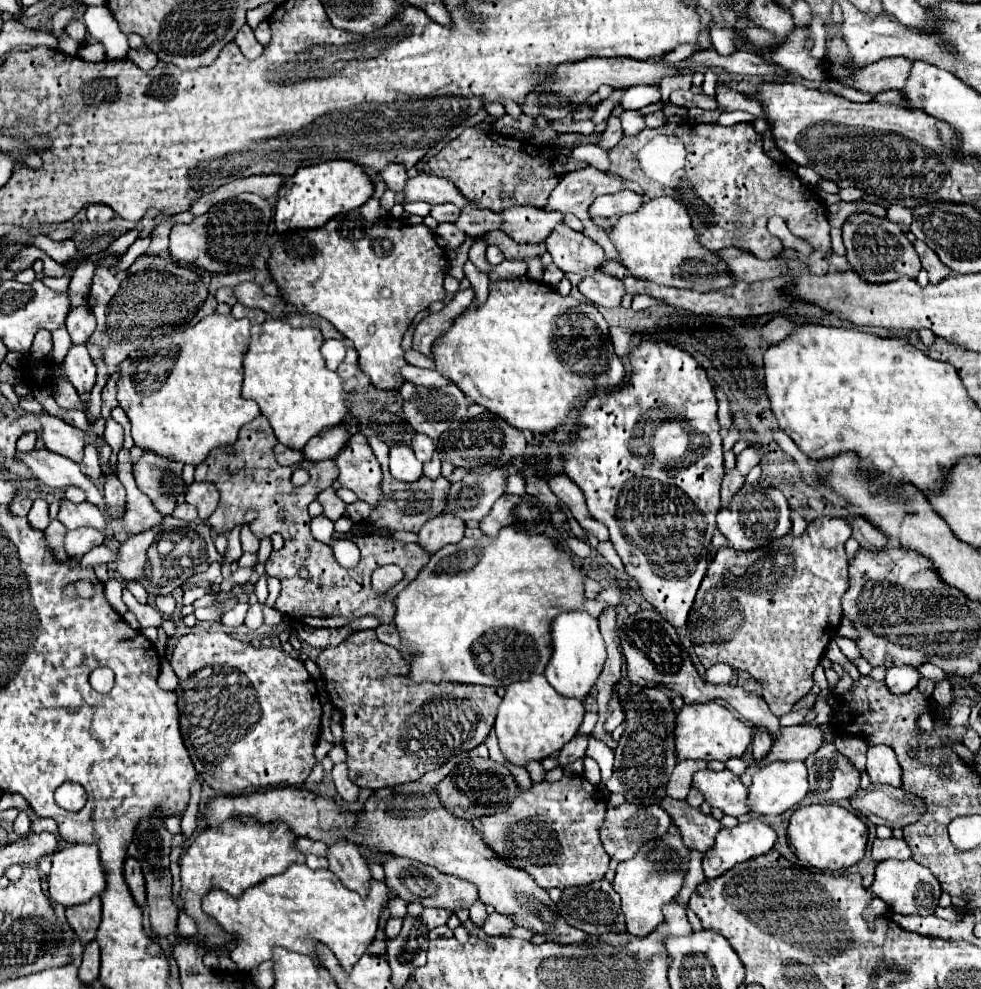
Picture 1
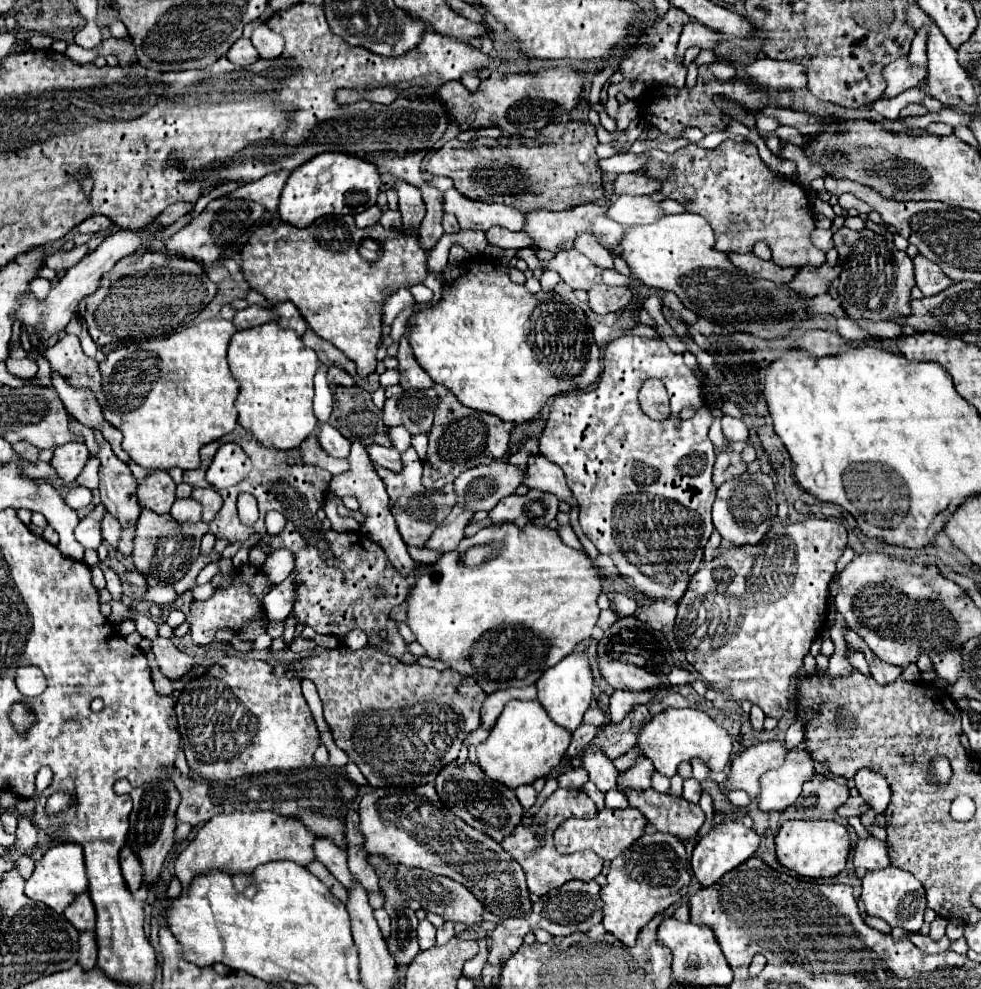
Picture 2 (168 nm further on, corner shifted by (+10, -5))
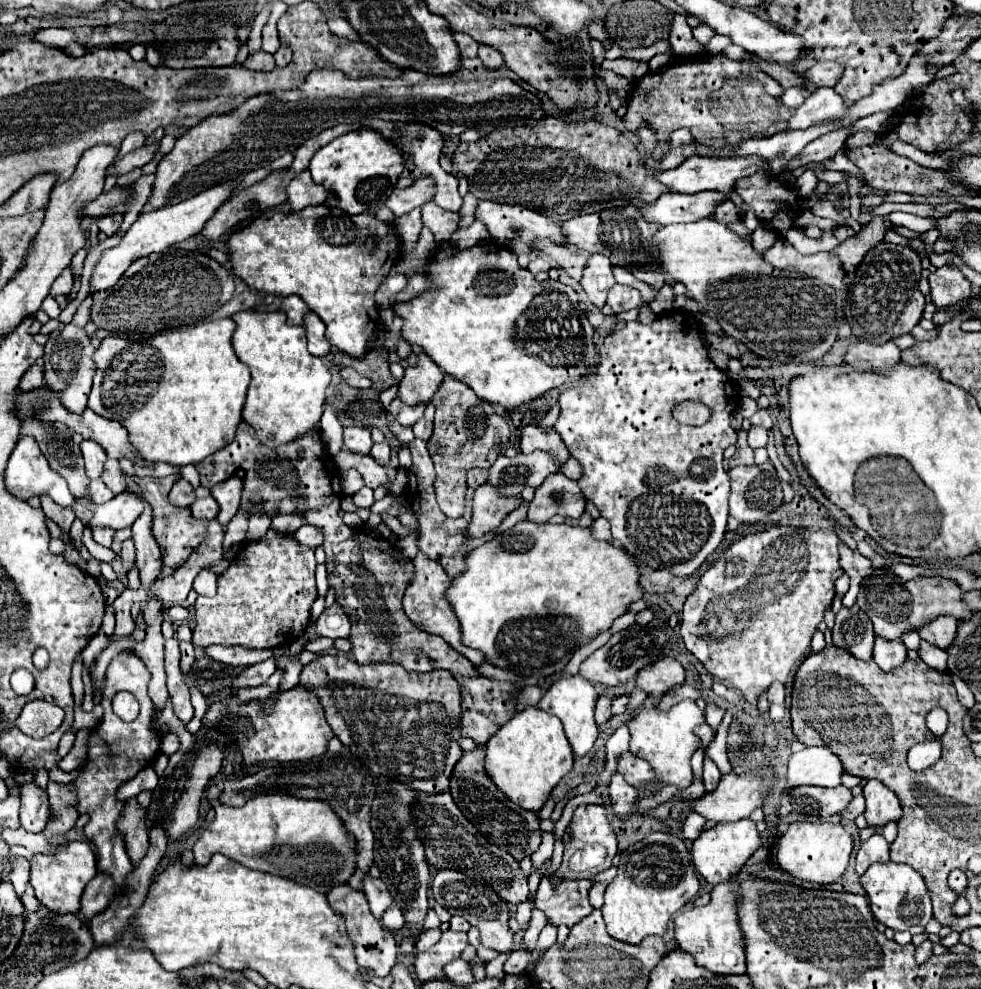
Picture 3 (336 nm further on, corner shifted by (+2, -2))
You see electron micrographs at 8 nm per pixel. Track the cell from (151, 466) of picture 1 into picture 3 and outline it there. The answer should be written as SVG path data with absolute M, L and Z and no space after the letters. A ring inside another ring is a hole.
M185 478L175 480L175 484L173 484L171 492L169 492L169 502L175 504L175 506L191 506L195 502L193 486Z

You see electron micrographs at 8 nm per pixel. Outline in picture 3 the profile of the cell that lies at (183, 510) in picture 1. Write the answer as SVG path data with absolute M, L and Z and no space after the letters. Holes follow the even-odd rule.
M207 496L207 498L197 498L191 506L191 512L195 518L205 518L205 520L211 520L219 514L219 504L213 496Z

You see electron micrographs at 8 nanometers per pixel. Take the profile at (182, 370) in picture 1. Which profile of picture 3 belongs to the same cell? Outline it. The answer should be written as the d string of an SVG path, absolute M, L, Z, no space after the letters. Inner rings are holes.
M231 318L203 322L193 328L165 330L141 340L127 340L109 334L93 354L97 372L89 394L89 408L107 418L117 420L129 430L131 444L147 462L169 462L175 466L197 464L209 454L229 444L241 422L241 410L251 382L249 366L243 364L231 346L235 324Z

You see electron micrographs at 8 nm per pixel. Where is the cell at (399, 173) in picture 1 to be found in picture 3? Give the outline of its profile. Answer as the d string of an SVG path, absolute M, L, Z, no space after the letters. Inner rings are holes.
M429 202L421 208L423 224L433 232L437 242L447 242L451 234L459 228L459 214L439 208L435 202Z

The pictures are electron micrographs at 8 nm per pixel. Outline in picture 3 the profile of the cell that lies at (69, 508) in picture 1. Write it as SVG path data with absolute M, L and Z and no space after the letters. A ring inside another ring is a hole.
M23 436L23 438L17 442L17 446L15 446L15 450L13 450L13 454L11 454L9 462L7 462L5 486L9 488L9 492L15 492L15 496L19 496L19 498L23 498L23 500L27 500L27 498L31 498L31 496L47 494L47 496L51 496L57 504L61 504L61 506L65 506L65 508L73 508L73 504L75 504L75 498L71 496L65 480L49 466L47 458L45 458L43 452L37 448L37 442L33 440L33 436Z

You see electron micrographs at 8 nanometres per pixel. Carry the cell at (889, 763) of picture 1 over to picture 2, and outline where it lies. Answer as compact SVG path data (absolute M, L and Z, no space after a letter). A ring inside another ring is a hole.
M859 769L855 773L855 787L859 791L859 795L865 799L865 803L869 803L875 813L885 813L889 799L891 799L891 787L887 783L887 777L881 775L879 771L873 769Z

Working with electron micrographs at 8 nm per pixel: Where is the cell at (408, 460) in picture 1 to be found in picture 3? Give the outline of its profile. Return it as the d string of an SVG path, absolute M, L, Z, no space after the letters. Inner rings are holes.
M387 442L373 444L373 448L371 448L371 456L373 456L379 464L389 462L389 446L387 446Z

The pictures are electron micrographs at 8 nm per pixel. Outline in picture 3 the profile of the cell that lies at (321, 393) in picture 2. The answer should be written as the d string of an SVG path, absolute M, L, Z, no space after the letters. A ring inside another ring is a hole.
M331 404L325 406L325 412L323 412L321 422L319 422L319 428L321 428L323 444L327 446L329 454L335 456L343 448L343 426L339 424L339 420L337 420Z

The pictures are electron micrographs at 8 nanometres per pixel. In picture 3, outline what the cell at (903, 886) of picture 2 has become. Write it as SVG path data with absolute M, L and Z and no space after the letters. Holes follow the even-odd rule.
M895 862L873 864L861 876L861 886L867 892L871 912L887 928L891 928L895 932L897 930L907 930L911 934L925 932L927 922L933 918L931 900L929 900L929 894L927 894L923 878L913 868L909 868L905 864L895 864Z

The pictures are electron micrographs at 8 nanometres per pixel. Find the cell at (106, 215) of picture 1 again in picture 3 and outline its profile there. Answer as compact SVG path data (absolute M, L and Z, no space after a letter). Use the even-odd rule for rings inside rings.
M109 214L109 216L103 216L103 218L99 218L99 230L105 232L107 236L113 236L113 234L119 230L121 222L123 222L123 214Z

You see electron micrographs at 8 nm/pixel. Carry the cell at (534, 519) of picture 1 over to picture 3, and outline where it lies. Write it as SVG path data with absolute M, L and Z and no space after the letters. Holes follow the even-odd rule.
M563 474L547 476L545 482L537 488L535 498L529 506L529 522L547 522L555 514L579 520L585 512L585 496L575 480L569 480Z

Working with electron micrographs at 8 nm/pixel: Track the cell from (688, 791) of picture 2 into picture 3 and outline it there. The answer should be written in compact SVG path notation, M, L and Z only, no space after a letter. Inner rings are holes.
M705 754L705 760L703 760L703 780L705 780L705 790L713 790L717 786L721 778L721 772L719 768L715 766L715 762Z

